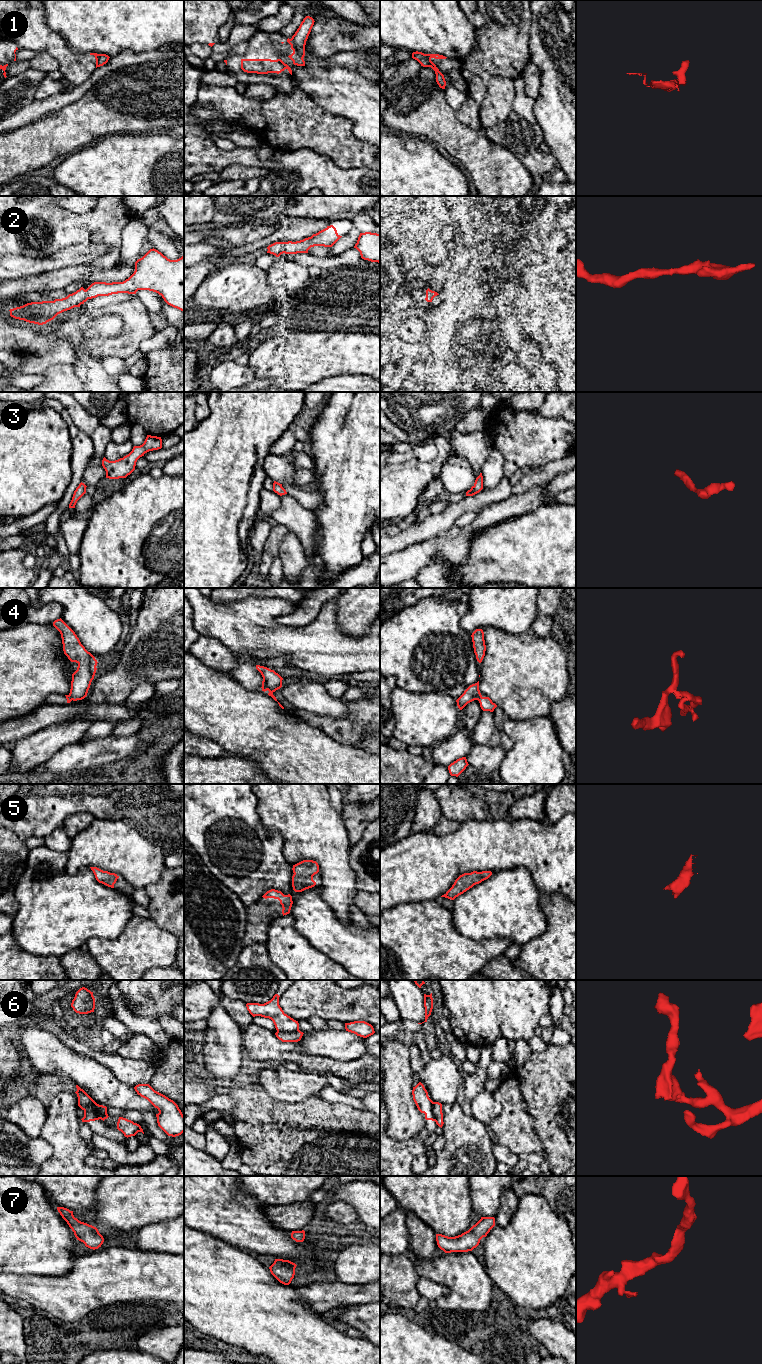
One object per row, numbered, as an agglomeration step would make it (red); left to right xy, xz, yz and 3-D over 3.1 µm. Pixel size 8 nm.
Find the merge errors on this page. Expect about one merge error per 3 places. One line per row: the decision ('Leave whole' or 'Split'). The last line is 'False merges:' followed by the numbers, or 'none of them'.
1: Split
2: Leave whole
3: Leave whole
4: Split
5: Leave whole
6: Split
7: Leave whole
False merges: 1, 4, 6

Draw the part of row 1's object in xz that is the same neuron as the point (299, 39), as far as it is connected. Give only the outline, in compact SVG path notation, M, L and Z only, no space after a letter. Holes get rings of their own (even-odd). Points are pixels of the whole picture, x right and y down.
M306 16L301 22L299 28L292 36L291 41L297 49L297 53L300 57L304 58L305 56L305 45L308 39L308 36L311 32L311 29L314 25L314 19L310 16Z

